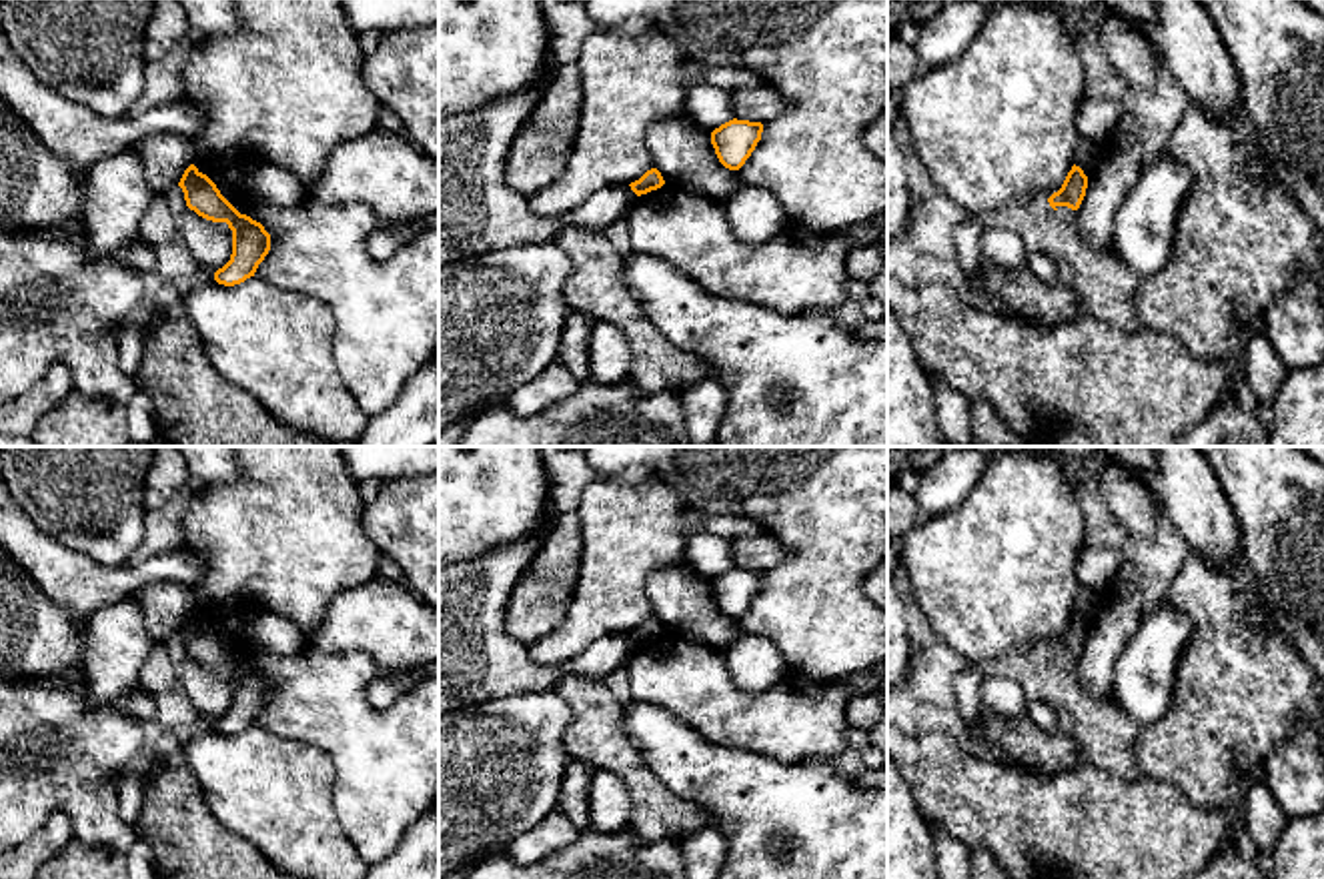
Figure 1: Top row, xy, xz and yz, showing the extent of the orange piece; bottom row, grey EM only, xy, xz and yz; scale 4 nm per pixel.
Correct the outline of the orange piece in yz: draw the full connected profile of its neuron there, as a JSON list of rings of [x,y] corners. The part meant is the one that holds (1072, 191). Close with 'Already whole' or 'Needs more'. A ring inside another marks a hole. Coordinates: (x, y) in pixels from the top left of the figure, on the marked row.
[[[1074,164],[1066,176],[1062,188],[1058,192],[1054,192],[1048,198],[1048,202],[1054,210],[1058,210],[1060,206],[1078,210],[1086,196],[1086,188],[1088,188],[1088,176],[1084,174],[1084,170],[1080,166]]]. Already whole

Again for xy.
[[[194,164],[184,170],[178,186],[190,210],[212,222],[226,222],[232,230],[230,260],[214,272],[214,280],[224,286],[234,286],[254,276],[258,264],[270,250],[270,234],[264,226],[240,214]]]. Already whole

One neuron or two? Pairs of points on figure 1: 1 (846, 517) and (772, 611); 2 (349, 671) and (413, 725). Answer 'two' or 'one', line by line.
1: one
2: one

